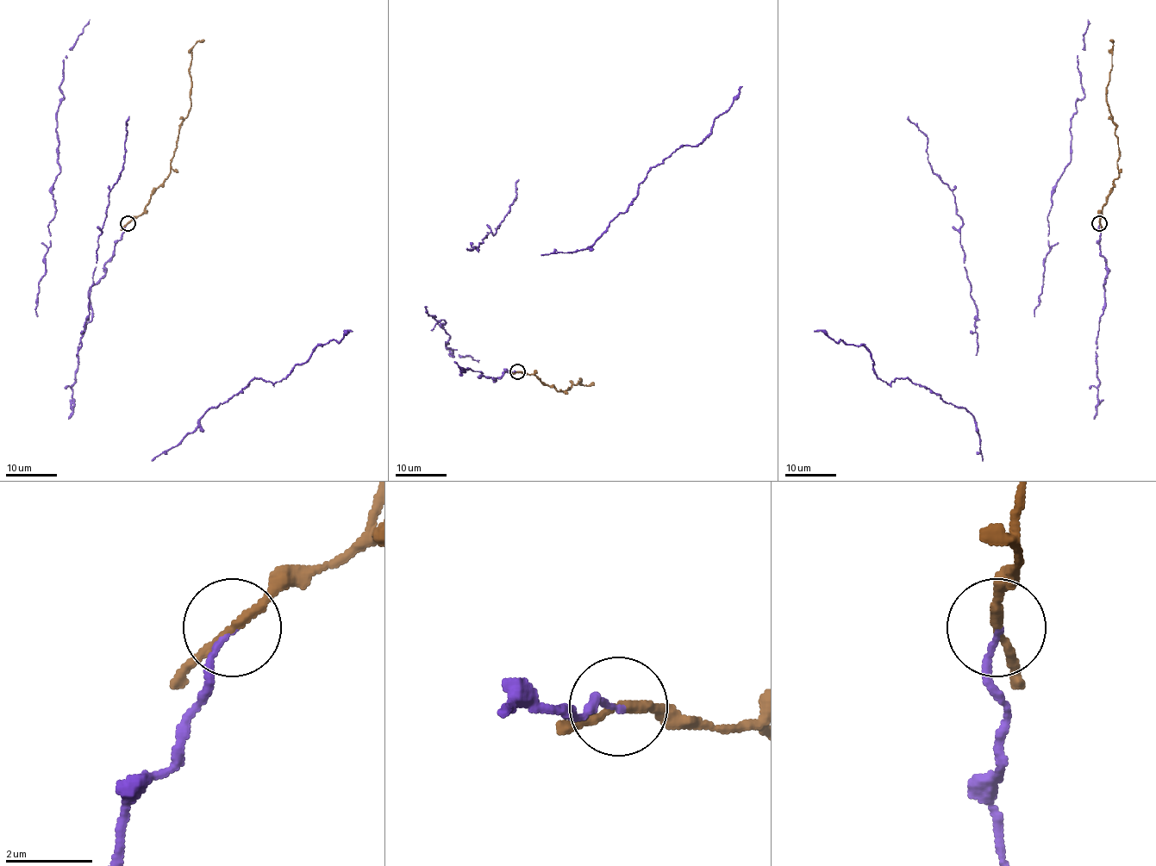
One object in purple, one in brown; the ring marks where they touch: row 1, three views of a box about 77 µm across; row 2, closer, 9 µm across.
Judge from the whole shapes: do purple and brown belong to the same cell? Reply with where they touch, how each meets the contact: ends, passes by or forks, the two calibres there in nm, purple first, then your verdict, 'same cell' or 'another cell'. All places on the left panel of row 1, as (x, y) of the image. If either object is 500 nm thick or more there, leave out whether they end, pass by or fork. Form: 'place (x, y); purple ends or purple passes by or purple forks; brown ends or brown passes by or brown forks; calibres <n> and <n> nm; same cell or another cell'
place (128, 223); purple ends; brown passes by; calibres 110 and 180 nm; same cell

